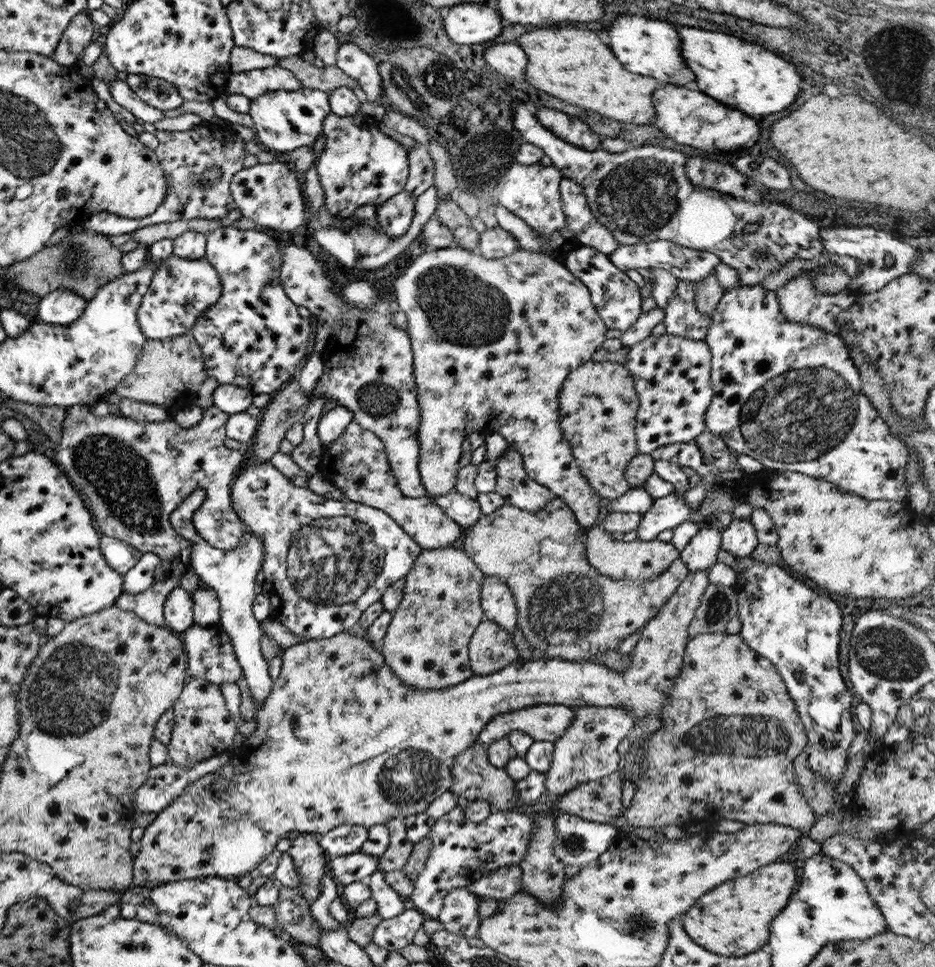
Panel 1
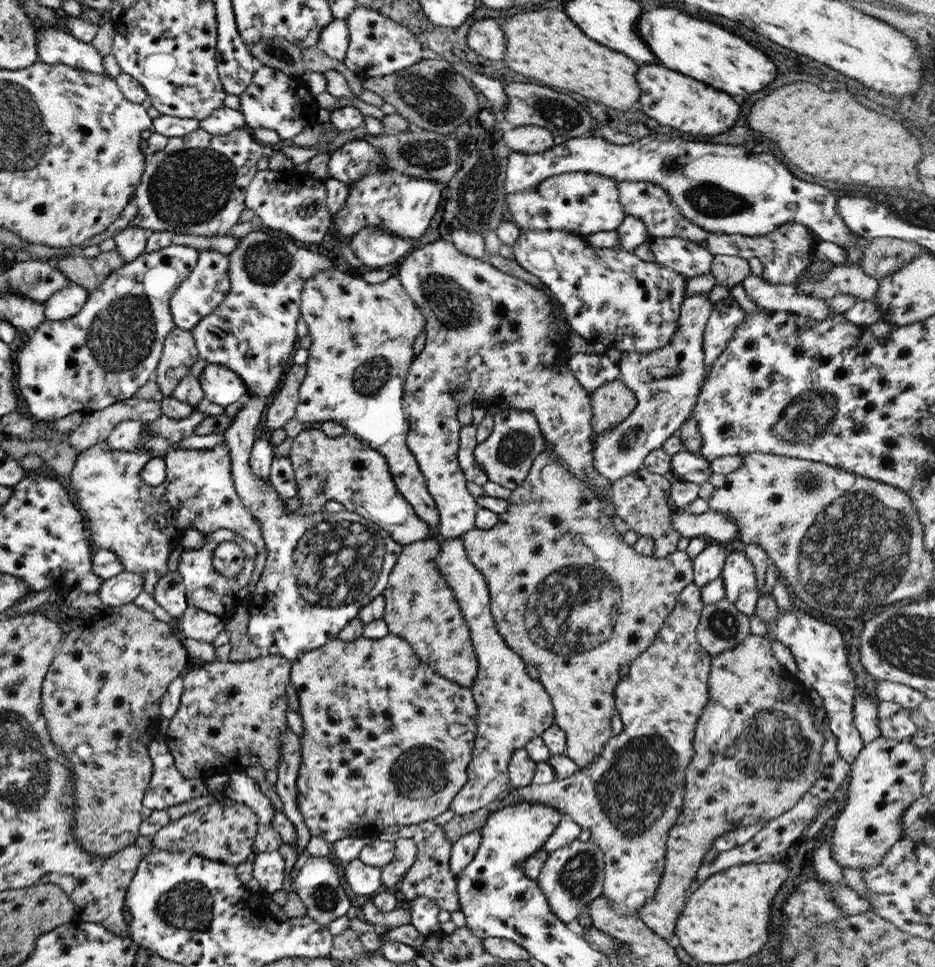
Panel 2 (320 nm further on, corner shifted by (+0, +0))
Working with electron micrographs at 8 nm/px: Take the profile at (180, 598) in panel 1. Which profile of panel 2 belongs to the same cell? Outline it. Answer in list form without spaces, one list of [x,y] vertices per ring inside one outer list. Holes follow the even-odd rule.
[[[176,570],[167,571],[153,585],[152,598],[169,616],[179,618],[187,605],[181,575]]]

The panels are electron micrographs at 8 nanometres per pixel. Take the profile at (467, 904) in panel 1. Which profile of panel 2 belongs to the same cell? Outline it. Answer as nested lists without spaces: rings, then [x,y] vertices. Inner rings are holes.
[[[433,819],[420,822],[415,825],[399,826],[393,825],[383,829],[375,837],[383,841],[395,841],[399,838],[407,838],[415,842],[417,856],[415,862],[401,878],[396,890],[403,894],[402,901],[411,901],[415,896],[425,896],[435,902],[438,909],[445,910],[451,915],[458,915],[460,905],[456,889],[456,877],[449,871],[450,847],[449,840],[445,838],[442,825],[438,825]]]

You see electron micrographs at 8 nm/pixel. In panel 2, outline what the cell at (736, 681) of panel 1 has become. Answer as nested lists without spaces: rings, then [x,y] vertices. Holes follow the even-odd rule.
[[[748,633],[744,641],[737,644],[737,646],[711,656],[707,686],[708,701],[702,708],[701,714],[697,719],[692,740],[694,753],[684,770],[684,791],[682,796],[684,804],[682,804],[679,817],[675,819],[665,840],[664,866],[663,872],[661,873],[661,882],[657,885],[653,896],[639,908],[638,917],[645,923],[645,926],[666,941],[674,934],[675,918],[677,918],[679,906],[683,904],[689,885],[692,883],[691,881],[695,879],[695,874],[703,867],[703,857],[709,850],[709,847],[712,847],[712,842],[715,841],[715,838],[717,839],[717,837],[723,833],[729,832],[729,830],[733,830],[733,828],[737,826],[749,826],[749,824],[755,824],[759,822],[759,820],[770,821],[772,818],[791,810],[796,802],[813,786],[815,779],[820,776],[821,773],[820,752],[824,737],[820,735],[818,730],[814,727],[814,718],[810,716],[808,706],[803,702],[805,698],[808,698],[809,690],[803,688],[798,678],[787,671],[773,657],[769,639]]]

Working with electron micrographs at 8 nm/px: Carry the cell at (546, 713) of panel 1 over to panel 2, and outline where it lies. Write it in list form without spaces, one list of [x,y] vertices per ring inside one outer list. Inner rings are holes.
[[[461,538],[439,539],[436,568],[454,594],[461,616],[469,629],[469,639],[477,659],[477,670],[469,686],[476,704],[476,729],[466,783],[453,797],[450,808],[455,815],[469,814],[507,791],[507,763],[511,753],[554,724],[554,710],[542,684],[525,672],[525,662],[501,639],[489,606],[488,590],[481,573],[467,560]]]

